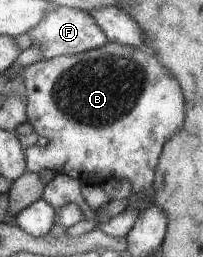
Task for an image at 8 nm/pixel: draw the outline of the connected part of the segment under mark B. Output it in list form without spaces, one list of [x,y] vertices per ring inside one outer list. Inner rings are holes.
[[[110,41],[103,48],[21,66],[17,75],[25,81],[27,121],[37,135],[49,139],[44,148],[36,144],[26,150],[29,171],[38,173],[51,169],[87,185],[101,185],[107,179],[122,179],[126,185],[131,183],[129,208],[141,212],[151,205],[149,201],[139,201],[135,195],[154,185],[154,170],[162,149],[175,133],[179,133],[185,109],[183,89],[179,89],[177,81],[167,75],[167,69],[163,69],[161,61],[153,53],[147,53],[147,49],[135,49],[135,45]]]

